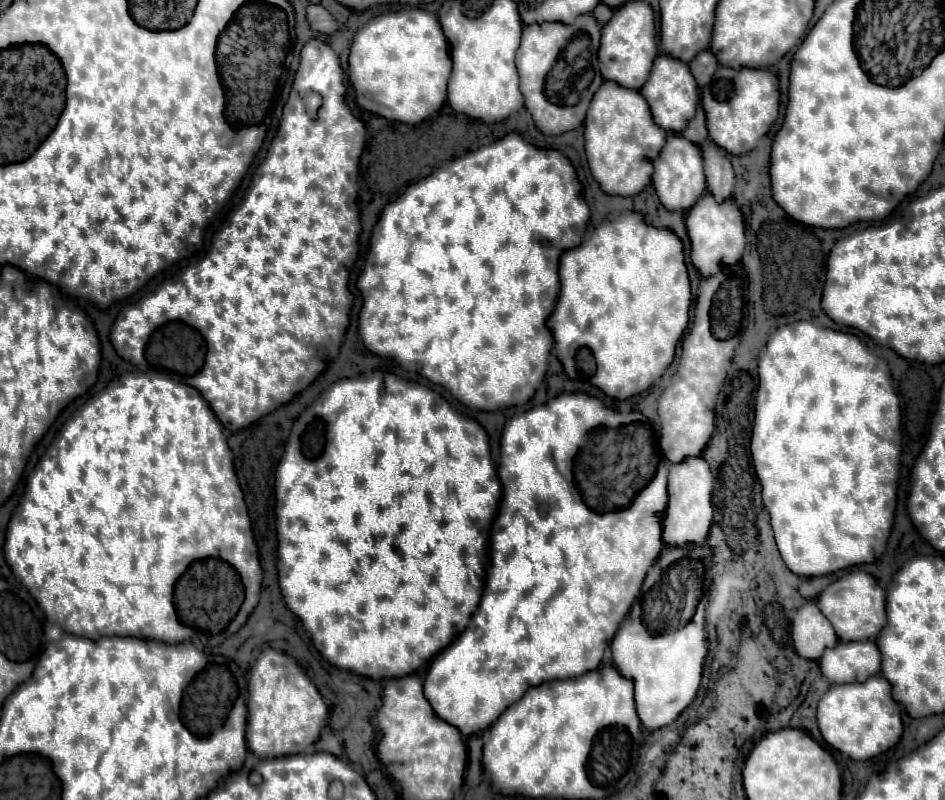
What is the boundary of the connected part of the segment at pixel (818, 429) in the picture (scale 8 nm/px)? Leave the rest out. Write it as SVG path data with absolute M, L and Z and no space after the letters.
M799 321L799 323L779 327L769 337L765 351L759 357L759 387L757 387L757 395L755 395L751 457L753 457L755 475L761 483L761 497L763 497L765 509L769 511L769 517L771 517L771 527L775 533L777 549L791 573L795 573L799 577L821 577L821 575L829 575L829 573L847 569L849 565L853 567L853 565L873 563L877 559L877 553L879 553L879 557L883 555L889 533L891 533L893 511L895 511L895 501L897 501L899 457L901 457L901 411L899 411L899 399L891 387L891 375L889 375L887 363L883 359L875 357L873 353L869 353L855 335L823 329L809 321Z

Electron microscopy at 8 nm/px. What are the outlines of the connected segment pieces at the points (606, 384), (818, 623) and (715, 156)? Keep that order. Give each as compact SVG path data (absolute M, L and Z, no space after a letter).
M627 213L613 221L603 221L579 247L561 255L561 291L557 305L547 319L555 339L557 359L567 377L577 377L577 355L587 349L595 361L591 385L615 401L625 401L649 389L671 365L675 345L689 323L691 287L683 259L683 243L669 229L655 229L643 223L639 213Z
M813 601L797 609L793 619L791 639L797 655L809 661L819 659L825 649L835 647L839 643L831 623L821 615L821 611Z
M707 141L701 145L703 151L703 163L705 163L705 177L707 177L707 193L711 193L719 203L725 199L731 199L733 185L735 185L735 173L725 157L725 151L721 151L715 143Z

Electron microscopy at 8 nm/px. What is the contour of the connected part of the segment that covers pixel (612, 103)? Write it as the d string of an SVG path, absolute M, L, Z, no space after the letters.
M603 81L585 119L585 155L593 179L607 195L631 197L641 193L651 183L653 159L661 155L665 139L667 133L653 123L649 105L639 91Z

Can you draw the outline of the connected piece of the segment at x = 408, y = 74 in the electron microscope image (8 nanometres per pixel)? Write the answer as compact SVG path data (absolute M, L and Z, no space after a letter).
M417 7L371 19L355 33L349 53L349 81L359 107L405 125L417 125L439 111L451 75L449 45L445 41L437 17Z

